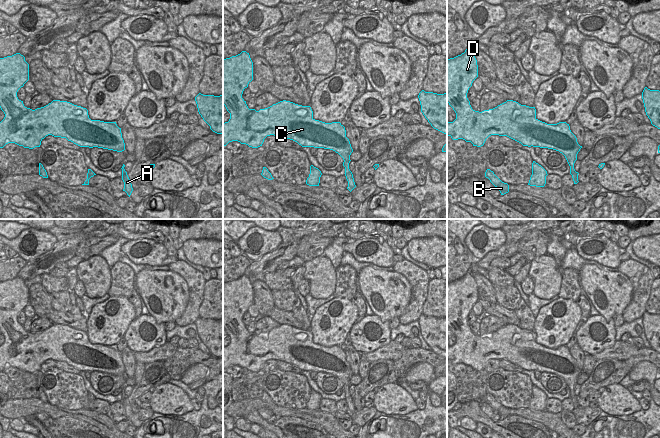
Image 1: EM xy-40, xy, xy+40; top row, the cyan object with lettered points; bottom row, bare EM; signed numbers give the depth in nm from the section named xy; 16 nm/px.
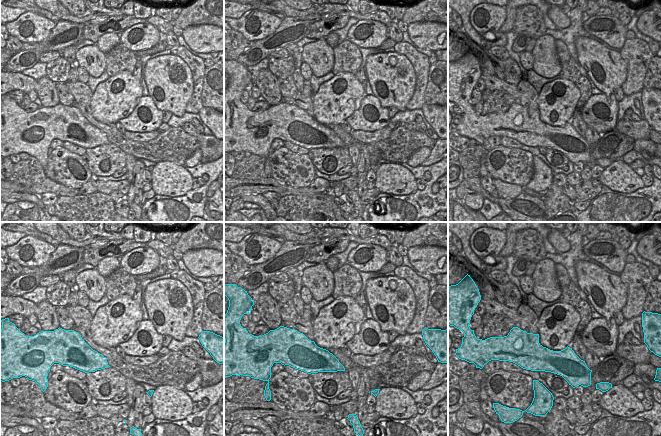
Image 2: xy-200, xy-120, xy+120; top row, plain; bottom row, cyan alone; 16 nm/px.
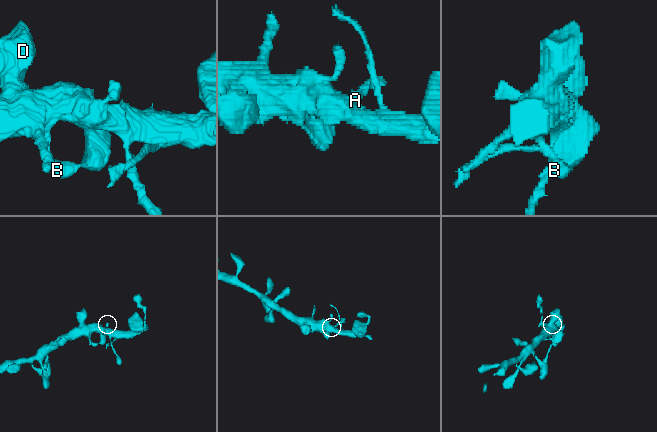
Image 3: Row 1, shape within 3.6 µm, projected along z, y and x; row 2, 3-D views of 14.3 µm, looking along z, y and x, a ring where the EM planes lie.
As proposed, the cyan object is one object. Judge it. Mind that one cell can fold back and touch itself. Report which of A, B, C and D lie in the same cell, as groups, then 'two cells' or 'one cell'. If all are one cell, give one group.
A B C D | one cell

